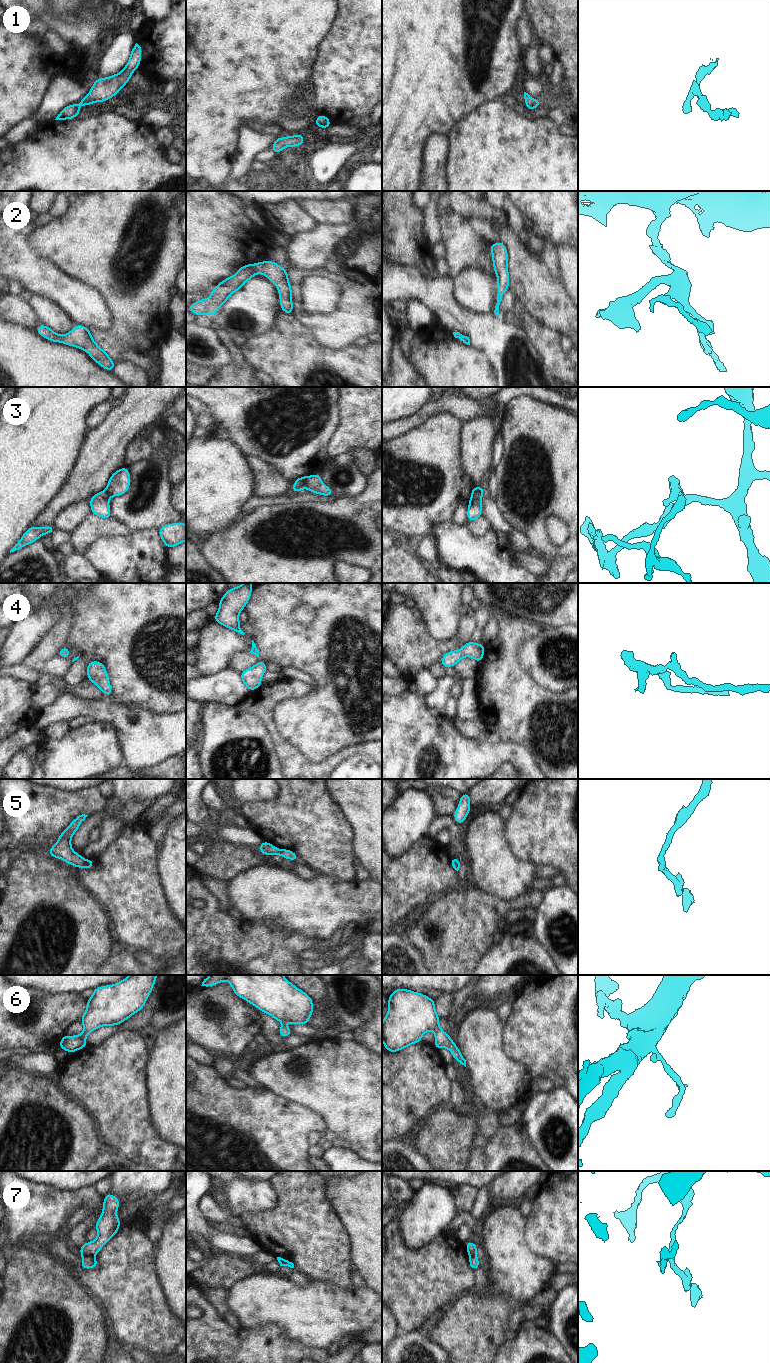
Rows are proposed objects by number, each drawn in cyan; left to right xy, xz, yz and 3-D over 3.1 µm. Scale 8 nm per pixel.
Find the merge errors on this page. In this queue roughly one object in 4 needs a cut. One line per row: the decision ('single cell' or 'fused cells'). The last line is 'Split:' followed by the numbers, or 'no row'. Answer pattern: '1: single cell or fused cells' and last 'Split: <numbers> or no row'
1: single cell
2: single cell
3: fused cells
4: single cell
5: single cell
6: single cell
7: fused cells
Split: 3, 7

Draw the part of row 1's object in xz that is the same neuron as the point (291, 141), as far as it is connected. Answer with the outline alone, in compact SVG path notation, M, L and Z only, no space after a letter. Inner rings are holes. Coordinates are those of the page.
M298 132L296 136L288 135L285 138L276 137L275 142L272 144L271 149L274 151L275 154L281 153L281 151L285 147L297 147L303 145L305 143L305 139L303 135Z

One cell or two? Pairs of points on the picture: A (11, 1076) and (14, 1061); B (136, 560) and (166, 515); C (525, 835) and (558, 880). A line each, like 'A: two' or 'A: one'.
A: two
B: two
C: two

